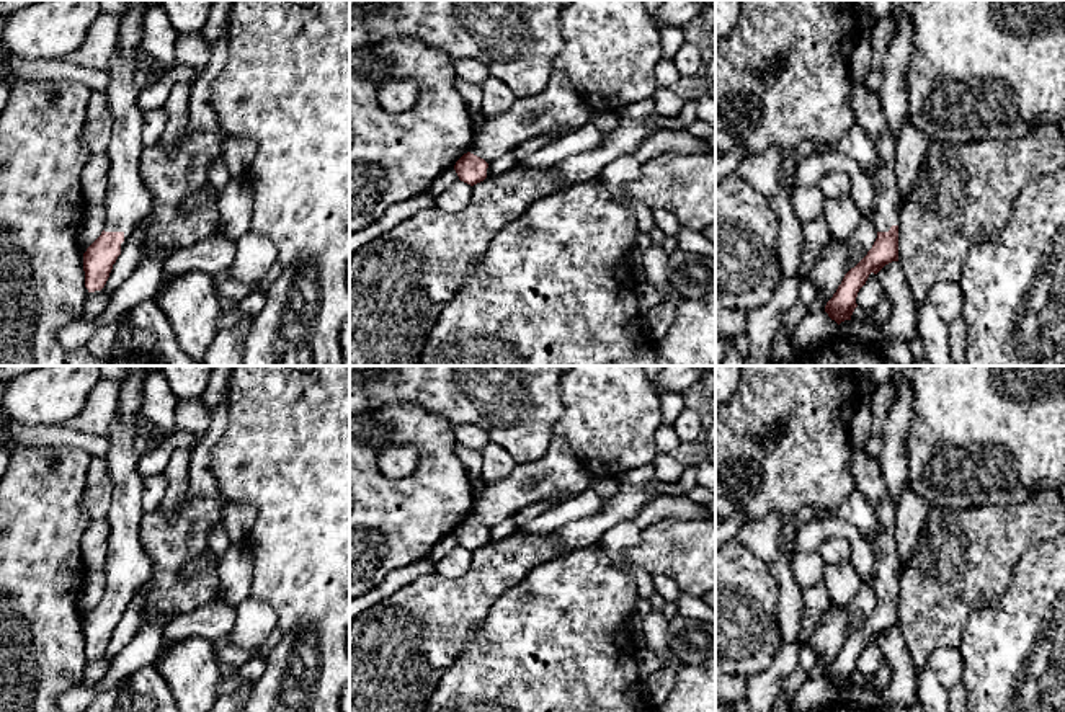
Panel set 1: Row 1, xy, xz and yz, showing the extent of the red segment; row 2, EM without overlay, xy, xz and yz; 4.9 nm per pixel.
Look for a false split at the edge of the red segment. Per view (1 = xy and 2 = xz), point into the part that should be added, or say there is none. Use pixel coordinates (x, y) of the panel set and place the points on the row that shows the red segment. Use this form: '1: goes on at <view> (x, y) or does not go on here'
1: goes on at xy (126, 201)
2: does not go on here

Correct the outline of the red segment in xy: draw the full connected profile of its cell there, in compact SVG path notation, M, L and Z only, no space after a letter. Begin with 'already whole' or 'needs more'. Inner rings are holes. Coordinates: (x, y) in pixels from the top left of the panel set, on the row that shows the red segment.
needs more; M124 0L126 11L119 20L118 54L108 72L109 85L105 91L113 137L106 150L111 168L103 207L106 224L101 235L83 253L85 287L88 292L101 291L113 265L121 255L121 243L132 235L140 219L154 206L150 193L139 173L144 152L142 111L137 96L142 88L136 83L136 51L142 38L142 23L147 11L145 0Z

